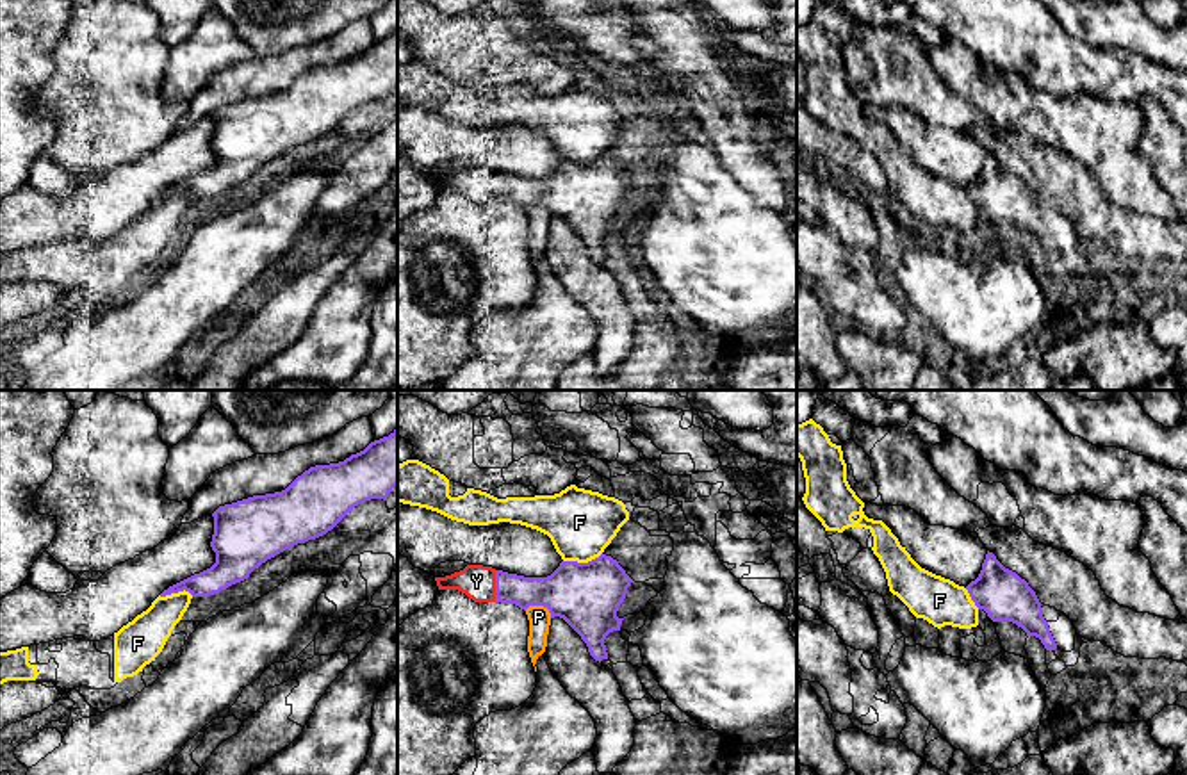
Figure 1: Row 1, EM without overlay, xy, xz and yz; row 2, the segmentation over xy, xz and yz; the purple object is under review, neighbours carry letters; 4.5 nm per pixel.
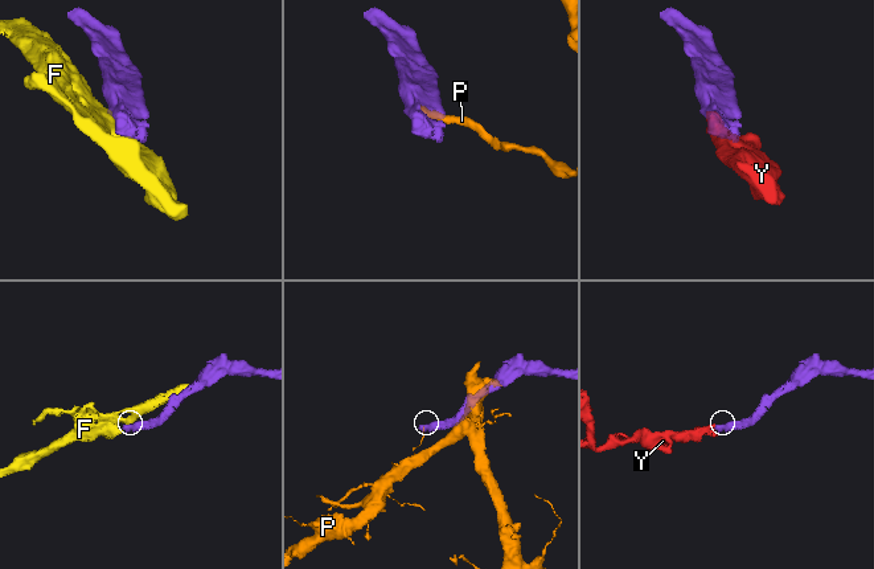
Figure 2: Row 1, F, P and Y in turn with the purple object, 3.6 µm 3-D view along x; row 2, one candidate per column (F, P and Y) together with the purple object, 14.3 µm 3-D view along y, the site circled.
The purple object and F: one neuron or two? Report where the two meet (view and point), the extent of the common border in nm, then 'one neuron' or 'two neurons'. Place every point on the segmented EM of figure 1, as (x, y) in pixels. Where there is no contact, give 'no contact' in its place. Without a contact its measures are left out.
xz (581, 563) | 180 nm | two neurons

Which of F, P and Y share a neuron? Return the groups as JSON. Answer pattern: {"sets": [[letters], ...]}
{"sets": [["F"], ["P"], ["Y"]]}

